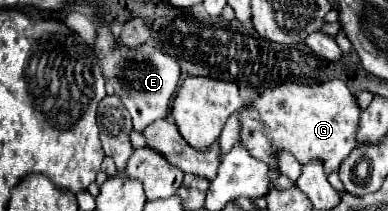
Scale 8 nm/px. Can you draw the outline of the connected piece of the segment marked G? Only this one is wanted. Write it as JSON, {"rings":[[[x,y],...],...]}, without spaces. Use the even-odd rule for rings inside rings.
{"rings":[[[332,79],[332,81],[320,83],[320,85],[284,83],[276,89],[264,91],[250,107],[244,107],[240,111],[240,117],[238,117],[240,119],[240,145],[246,147],[254,159],[258,159],[270,167],[270,183],[280,175],[276,159],[274,159],[280,151],[292,153],[300,165],[306,165],[310,161],[322,161],[326,175],[330,175],[332,171],[338,171],[340,163],[356,147],[354,135],[356,135],[360,113],[362,111],[358,107],[354,95],[346,87],[346,83],[342,83],[340,79]]]}

